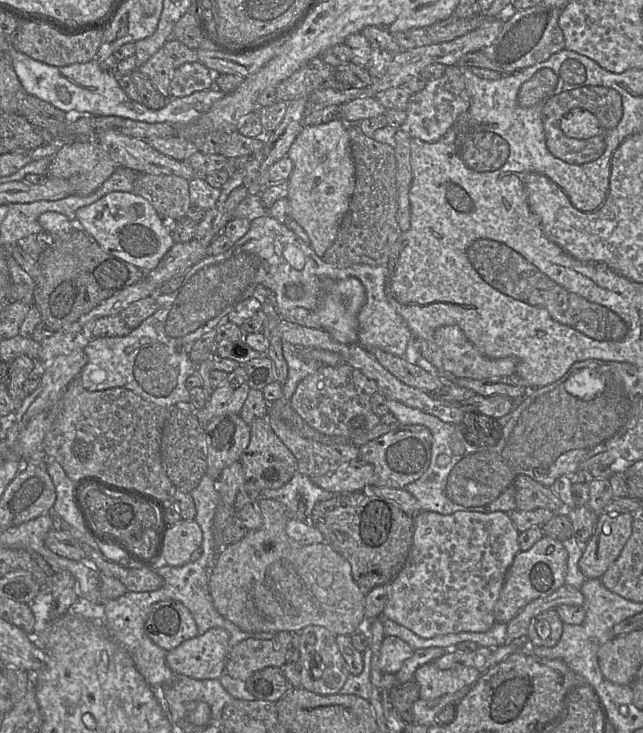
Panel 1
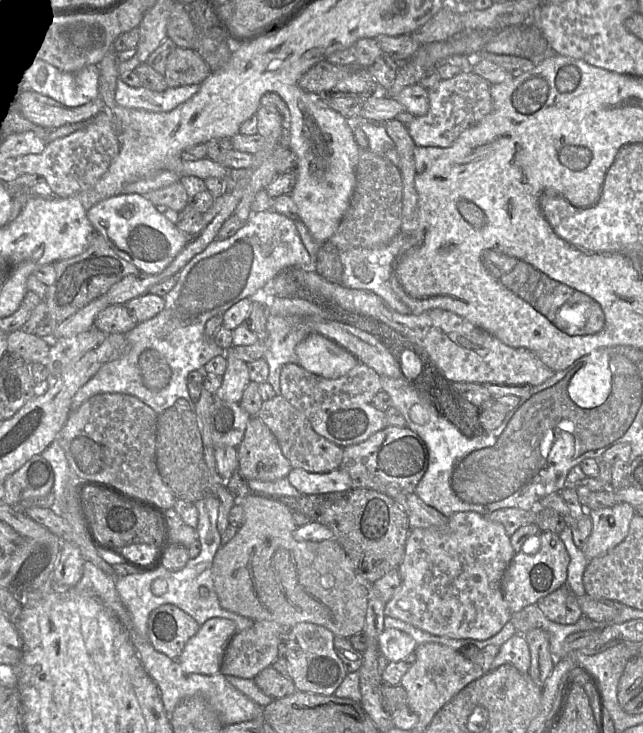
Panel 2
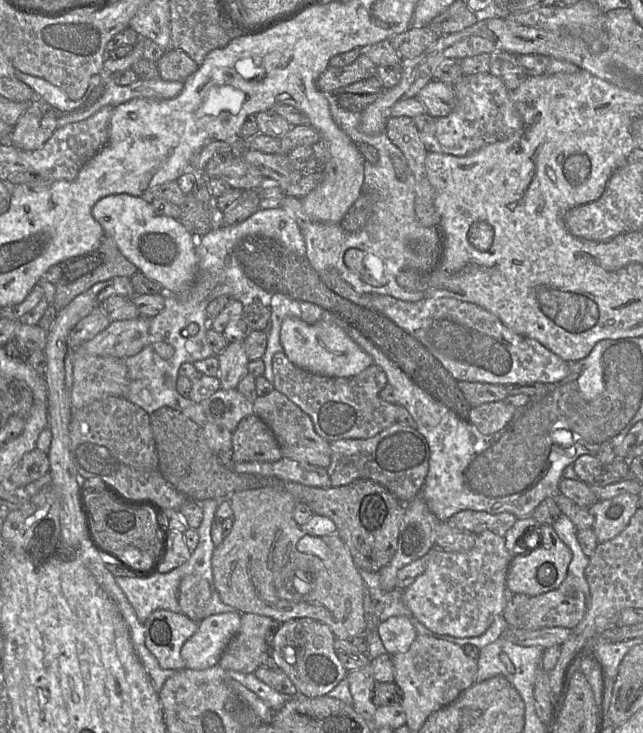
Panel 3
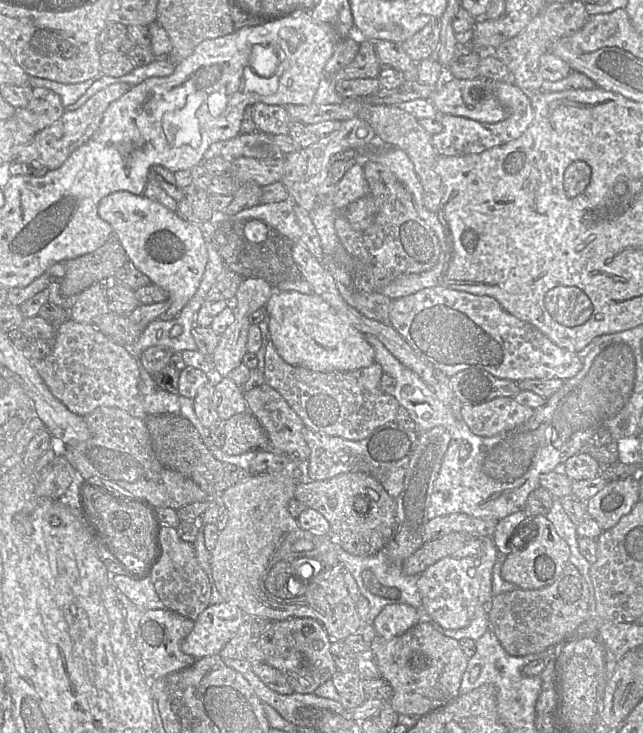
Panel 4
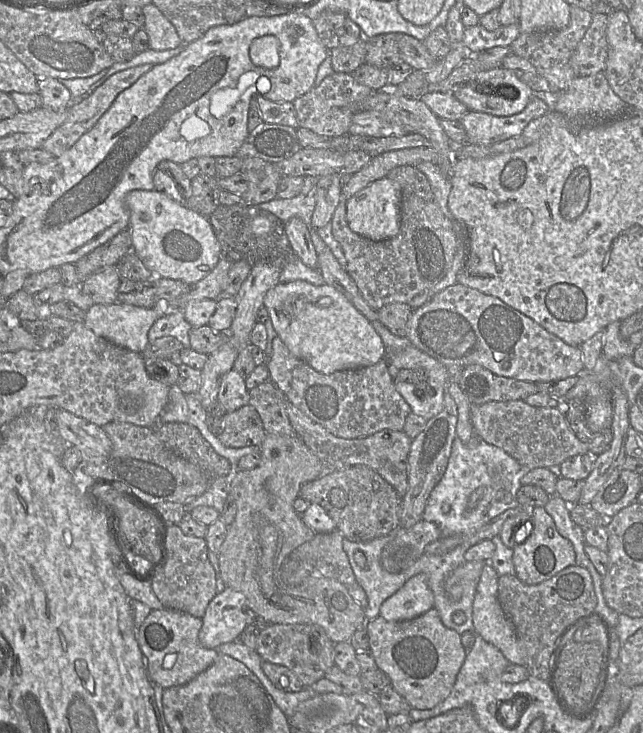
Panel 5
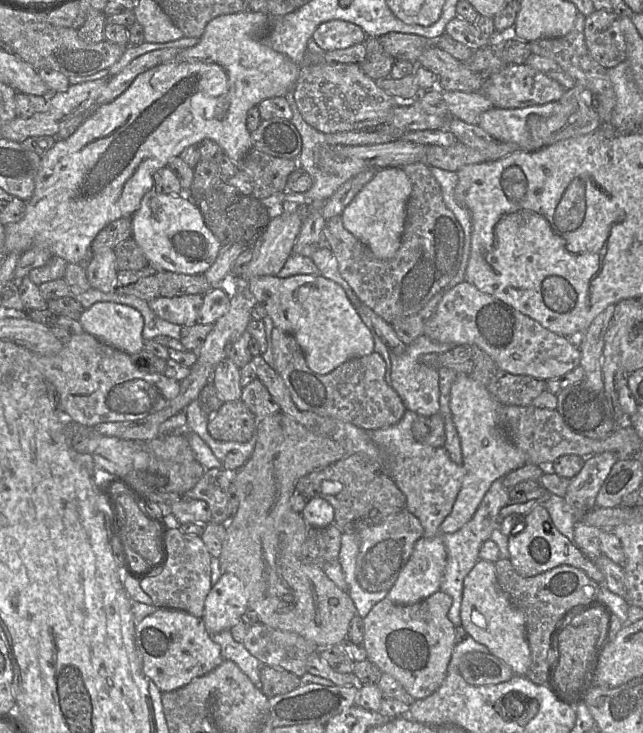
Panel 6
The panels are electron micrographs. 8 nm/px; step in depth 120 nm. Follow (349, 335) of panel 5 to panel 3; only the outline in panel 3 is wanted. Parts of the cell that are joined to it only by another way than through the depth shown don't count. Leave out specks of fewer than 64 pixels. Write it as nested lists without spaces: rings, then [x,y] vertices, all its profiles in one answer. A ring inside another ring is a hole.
[[[287,317],[281,325],[280,342],[291,363],[319,376],[350,377],[374,364],[372,357],[333,322],[308,324],[300,318]]]

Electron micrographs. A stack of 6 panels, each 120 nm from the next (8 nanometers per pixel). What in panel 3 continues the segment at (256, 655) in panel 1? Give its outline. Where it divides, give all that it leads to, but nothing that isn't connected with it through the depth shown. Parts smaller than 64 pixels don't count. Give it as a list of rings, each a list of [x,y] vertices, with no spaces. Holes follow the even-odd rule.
[[[241,613],[240,628],[225,647],[219,665],[226,671],[254,673],[262,665],[266,634],[278,624],[268,616]]]

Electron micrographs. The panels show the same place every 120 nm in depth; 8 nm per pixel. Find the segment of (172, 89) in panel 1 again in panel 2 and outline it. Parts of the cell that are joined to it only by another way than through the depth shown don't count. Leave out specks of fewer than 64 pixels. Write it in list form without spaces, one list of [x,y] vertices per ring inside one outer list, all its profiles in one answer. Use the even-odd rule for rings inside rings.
[[[176,47],[166,59],[163,73],[167,87],[200,85],[211,71],[203,58],[192,49]]]

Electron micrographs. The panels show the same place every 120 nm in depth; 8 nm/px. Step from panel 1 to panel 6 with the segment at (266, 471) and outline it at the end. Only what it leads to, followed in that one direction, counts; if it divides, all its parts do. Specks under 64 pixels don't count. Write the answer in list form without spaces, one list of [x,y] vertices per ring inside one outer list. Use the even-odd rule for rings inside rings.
[[[242,400],[224,402],[208,420],[208,432],[219,441],[246,443],[257,434],[257,418]]]

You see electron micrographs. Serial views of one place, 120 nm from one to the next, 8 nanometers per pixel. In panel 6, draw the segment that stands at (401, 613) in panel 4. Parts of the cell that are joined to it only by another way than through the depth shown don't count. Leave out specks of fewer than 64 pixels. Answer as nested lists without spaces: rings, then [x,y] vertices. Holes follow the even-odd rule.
[[[441,534],[434,538],[423,536],[416,542],[411,557],[389,590],[387,598],[396,604],[410,605],[429,597],[440,590],[446,563],[447,552]]]

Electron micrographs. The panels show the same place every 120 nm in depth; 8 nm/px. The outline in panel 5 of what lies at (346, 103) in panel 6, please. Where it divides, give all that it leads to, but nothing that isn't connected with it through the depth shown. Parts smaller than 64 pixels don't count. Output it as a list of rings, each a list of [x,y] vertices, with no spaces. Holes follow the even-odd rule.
[[[333,73],[319,86],[293,101],[298,127],[328,137],[347,135],[354,115],[348,106],[369,96],[373,91],[375,90],[357,83],[349,73]]]

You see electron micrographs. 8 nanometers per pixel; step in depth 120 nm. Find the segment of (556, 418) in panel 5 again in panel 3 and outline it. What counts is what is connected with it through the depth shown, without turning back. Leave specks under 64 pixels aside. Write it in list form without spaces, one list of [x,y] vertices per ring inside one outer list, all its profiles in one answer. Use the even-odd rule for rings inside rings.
[[[504,400],[484,403],[471,408],[469,422],[482,434],[490,435],[501,430],[512,418],[515,410],[515,406]]]

